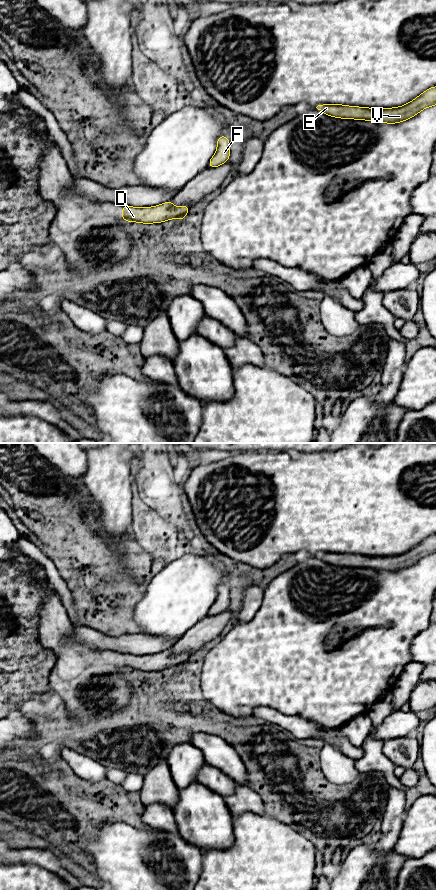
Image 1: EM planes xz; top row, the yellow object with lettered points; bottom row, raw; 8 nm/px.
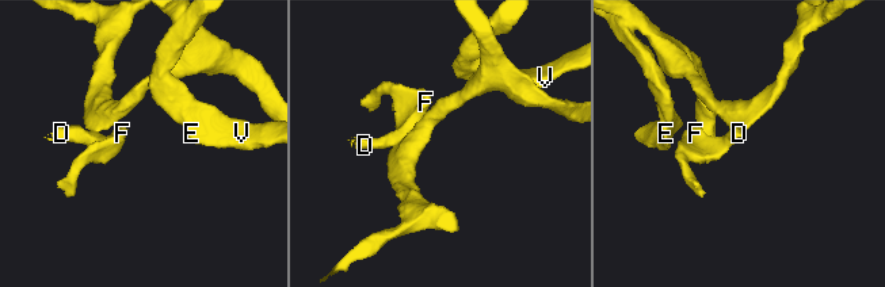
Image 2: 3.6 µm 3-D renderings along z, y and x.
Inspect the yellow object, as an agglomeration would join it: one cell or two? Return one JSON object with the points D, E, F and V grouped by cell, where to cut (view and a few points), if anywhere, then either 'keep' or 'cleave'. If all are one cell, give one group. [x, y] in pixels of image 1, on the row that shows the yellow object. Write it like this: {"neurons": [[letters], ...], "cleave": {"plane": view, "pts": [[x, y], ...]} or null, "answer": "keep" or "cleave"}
{"neurons": [["D", "F"], ["E", "V"]], "cleave": {"plane": "xz", "pts": [[186, 212], [177, 217]]}, "answer": "cleave"}

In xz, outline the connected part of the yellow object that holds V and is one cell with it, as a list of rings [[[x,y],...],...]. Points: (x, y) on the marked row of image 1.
[[[436,86],[429,88],[401,107],[366,108],[341,104],[321,104],[316,108],[331,117],[395,124],[410,119],[423,109],[434,105],[436,105]]]

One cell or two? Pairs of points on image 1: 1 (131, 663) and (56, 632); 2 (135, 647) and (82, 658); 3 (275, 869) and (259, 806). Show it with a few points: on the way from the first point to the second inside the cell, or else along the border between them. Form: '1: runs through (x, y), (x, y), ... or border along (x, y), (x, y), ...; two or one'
1: runs through (112, 663), (87, 663), (75, 651); one
2: border along (91, 647), (97, 650), (112, 650), (137, 655); two
3: border along (263, 814), (243, 812), (238, 816); two

